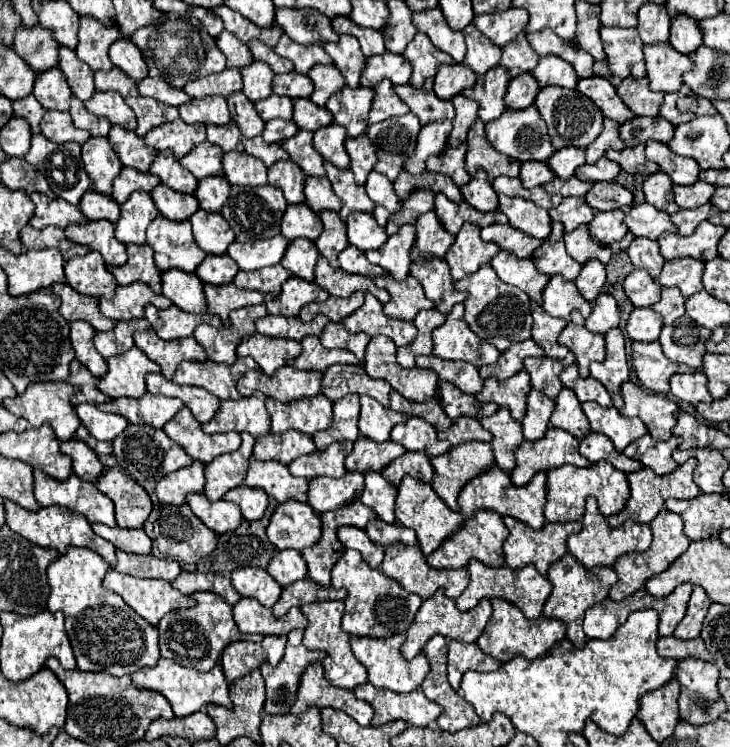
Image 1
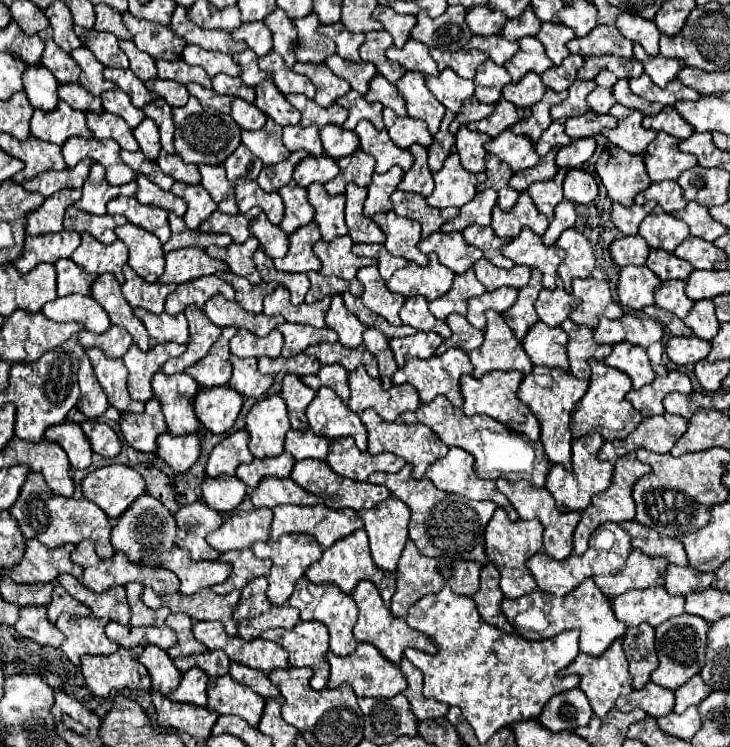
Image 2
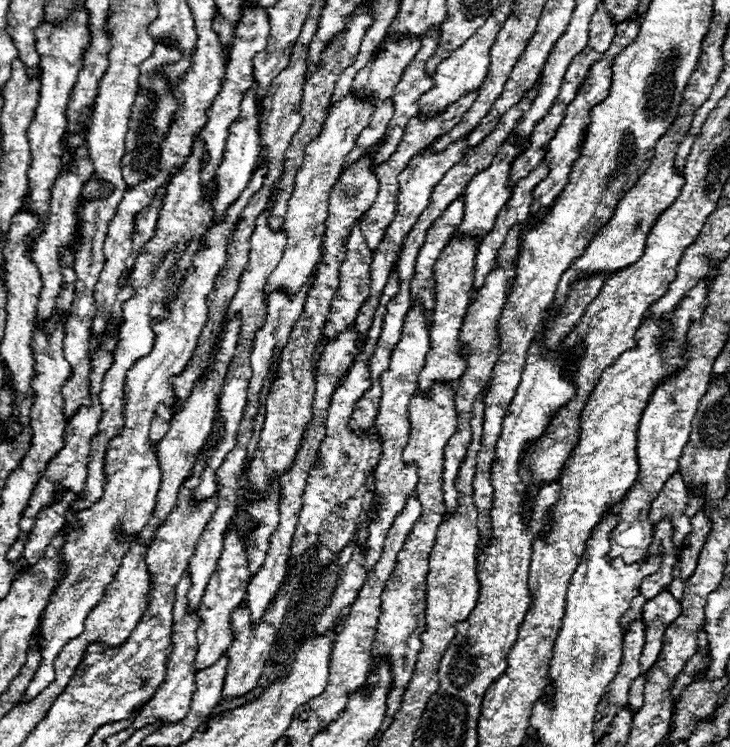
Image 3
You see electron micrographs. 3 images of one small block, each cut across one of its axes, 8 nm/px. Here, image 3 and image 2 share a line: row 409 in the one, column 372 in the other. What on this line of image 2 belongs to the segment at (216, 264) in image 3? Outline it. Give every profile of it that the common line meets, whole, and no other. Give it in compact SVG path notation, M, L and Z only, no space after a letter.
M362 120L356 130L354 130L360 138L360 150L364 150L366 154L374 156L376 158L376 166L374 166L374 172L382 174L382 172L388 172L392 166L400 166L404 172L410 170L412 166L412 154L410 150L402 150L398 148L386 130L376 130L372 126L372 122L368 120Z

